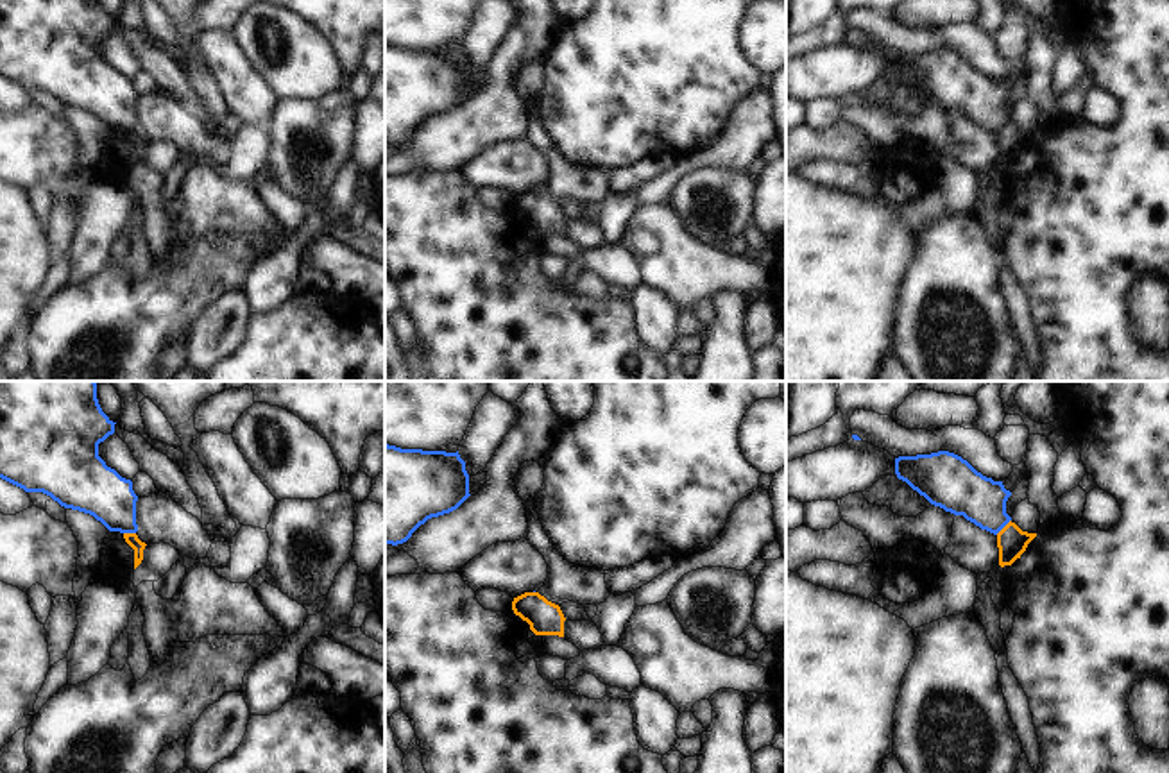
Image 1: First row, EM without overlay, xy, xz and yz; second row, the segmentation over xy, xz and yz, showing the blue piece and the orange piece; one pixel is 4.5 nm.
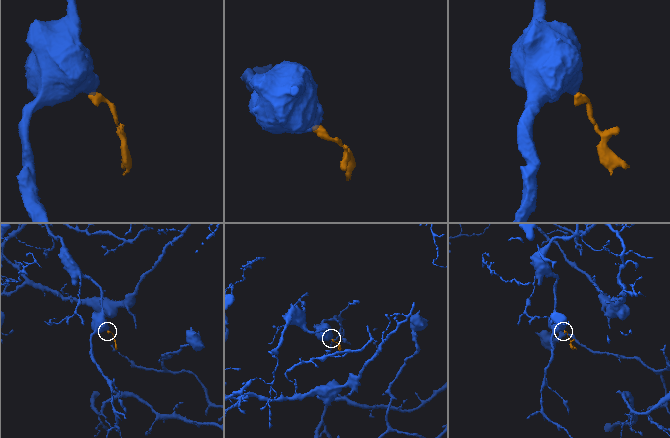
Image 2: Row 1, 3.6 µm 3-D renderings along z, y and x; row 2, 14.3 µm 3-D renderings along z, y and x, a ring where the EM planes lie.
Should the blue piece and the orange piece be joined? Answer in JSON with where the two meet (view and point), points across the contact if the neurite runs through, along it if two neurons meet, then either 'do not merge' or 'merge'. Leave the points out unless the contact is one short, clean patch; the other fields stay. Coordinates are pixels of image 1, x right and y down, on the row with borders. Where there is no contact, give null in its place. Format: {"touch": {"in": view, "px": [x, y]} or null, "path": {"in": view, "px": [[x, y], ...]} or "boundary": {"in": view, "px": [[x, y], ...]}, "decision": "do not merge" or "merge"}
{"touch": {"in": "yz", "px": [1003, 526]}, "boundary": {"in": "yz", "px": [[1010, 519], [996, 534]]}, "decision": "do not merge"}

